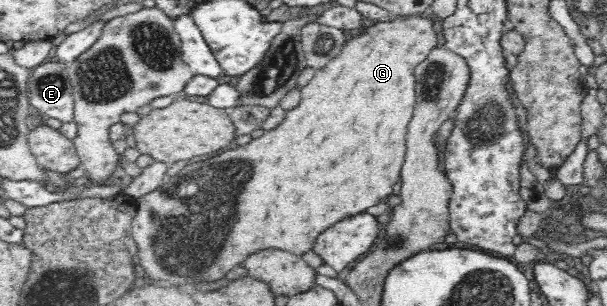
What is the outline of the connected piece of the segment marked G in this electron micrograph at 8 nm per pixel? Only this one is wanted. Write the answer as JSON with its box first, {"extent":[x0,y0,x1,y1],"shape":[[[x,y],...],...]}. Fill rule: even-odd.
{"extent":[131,16,438,286],"shape":[[[422,16],[406,19],[395,18],[394,21],[388,23],[374,22],[372,26],[366,27],[362,34],[350,38],[342,46],[340,54],[334,60],[331,60],[322,68],[315,69],[312,81],[300,91],[301,100],[298,106],[286,110],[286,118],[280,126],[265,131],[260,137],[254,138],[249,143],[236,149],[208,156],[204,161],[199,162],[199,166],[198,164],[188,164],[183,168],[182,176],[177,178],[167,177],[164,184],[135,199],[136,210],[135,218],[131,220],[131,236],[138,249],[138,260],[142,262],[140,266],[144,266],[144,270],[148,272],[148,278],[150,280],[168,280],[164,286],[176,286],[176,282],[184,284],[182,280],[186,276],[190,280],[190,284],[196,286],[196,284],[202,284],[202,282],[208,282],[208,280],[210,282],[222,280],[224,274],[228,274],[230,270],[234,270],[238,266],[243,266],[246,258],[260,252],[260,250],[280,249],[302,257],[304,253],[313,250],[318,234],[322,234],[326,228],[334,226],[340,220],[344,221],[344,218],[366,213],[370,206],[376,206],[376,204],[380,204],[382,198],[390,196],[394,192],[394,184],[398,182],[398,178],[401,176],[400,168],[402,168],[404,162],[404,134],[406,134],[406,126],[408,126],[408,120],[411,119],[415,105],[417,81],[412,70],[427,57],[430,50],[436,47],[438,43],[436,35],[432,20]]]}

